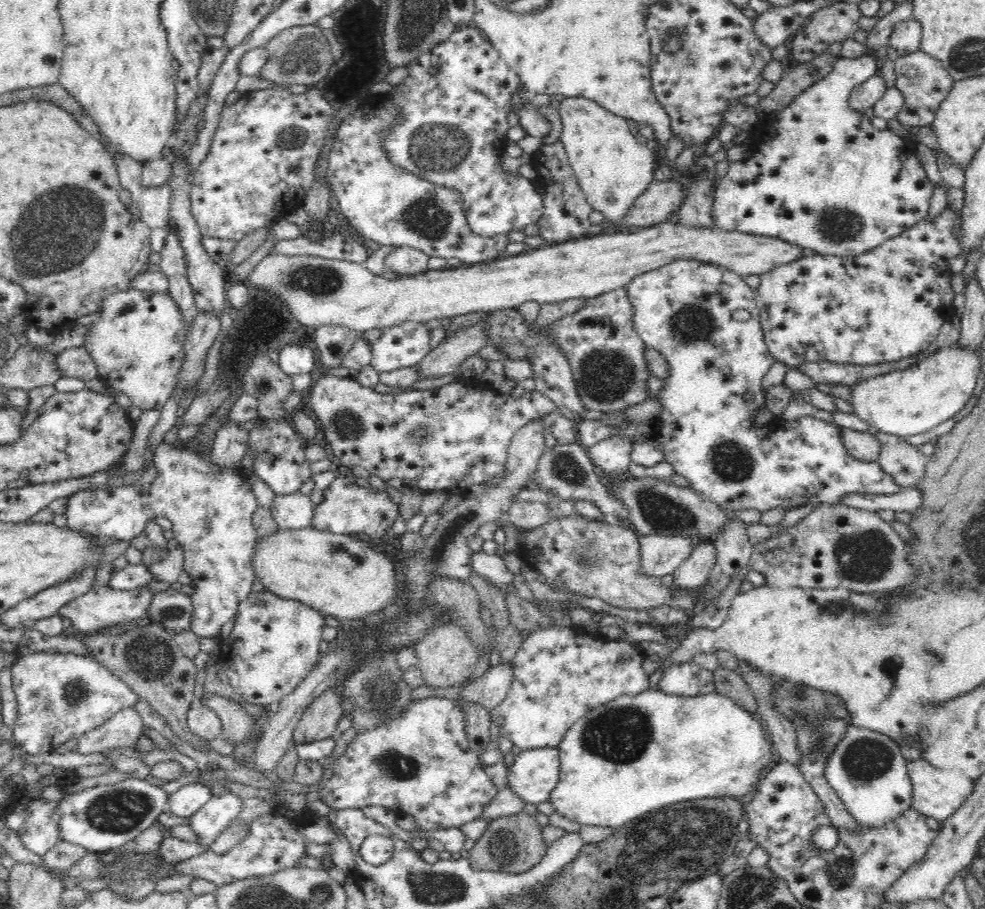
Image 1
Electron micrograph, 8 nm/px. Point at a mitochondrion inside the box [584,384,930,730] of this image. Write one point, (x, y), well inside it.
(866, 555)

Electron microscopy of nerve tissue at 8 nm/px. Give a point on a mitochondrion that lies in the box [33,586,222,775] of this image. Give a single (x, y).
(152, 659)

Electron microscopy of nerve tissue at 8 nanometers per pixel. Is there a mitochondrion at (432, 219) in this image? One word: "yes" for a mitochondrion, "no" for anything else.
yes

